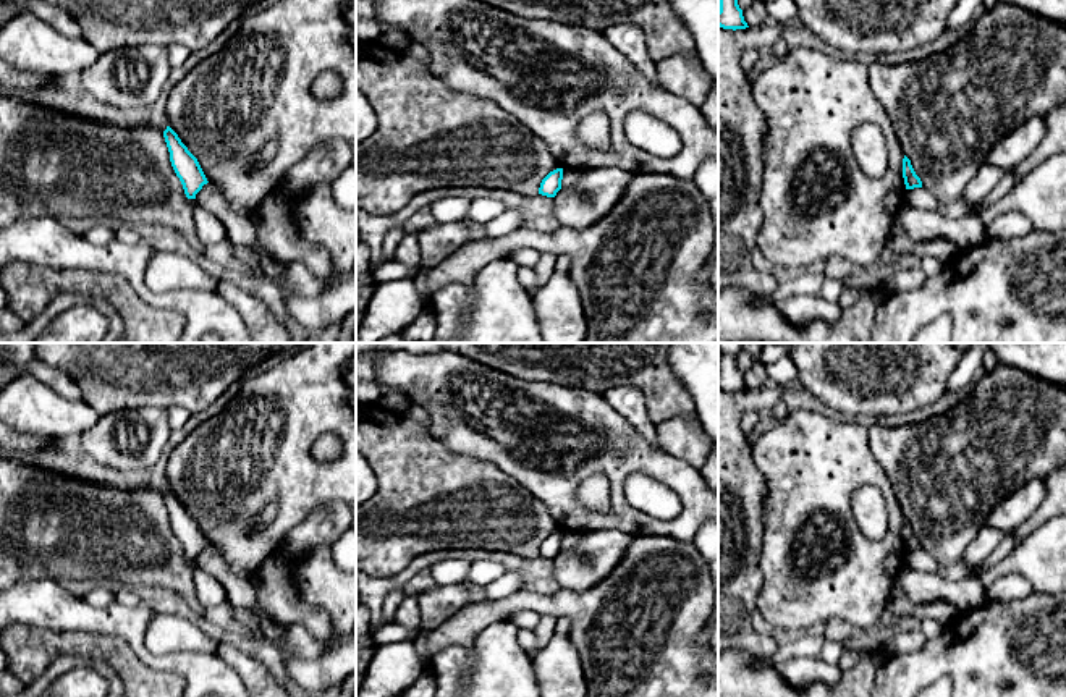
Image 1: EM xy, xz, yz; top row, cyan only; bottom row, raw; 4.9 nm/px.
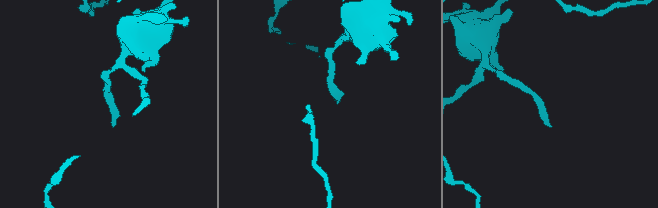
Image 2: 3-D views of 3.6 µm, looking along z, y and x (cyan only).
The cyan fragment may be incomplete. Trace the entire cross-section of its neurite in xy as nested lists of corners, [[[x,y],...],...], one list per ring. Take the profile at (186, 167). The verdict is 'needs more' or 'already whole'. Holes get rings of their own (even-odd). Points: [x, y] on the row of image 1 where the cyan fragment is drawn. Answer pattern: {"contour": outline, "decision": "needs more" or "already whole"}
{"contour": [[[170,126],[163,131],[163,137],[170,152],[171,167],[183,184],[186,197],[196,199],[196,194],[209,183],[197,158]]], "decision": "already whole"}

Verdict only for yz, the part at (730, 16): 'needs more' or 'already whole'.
already whole

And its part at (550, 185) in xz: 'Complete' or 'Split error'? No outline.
Complete

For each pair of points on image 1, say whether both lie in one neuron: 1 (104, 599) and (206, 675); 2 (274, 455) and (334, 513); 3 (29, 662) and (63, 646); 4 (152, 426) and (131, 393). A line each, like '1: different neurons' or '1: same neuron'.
1: different neurons
2: different neurons
3: same neuron
4: different neurons

